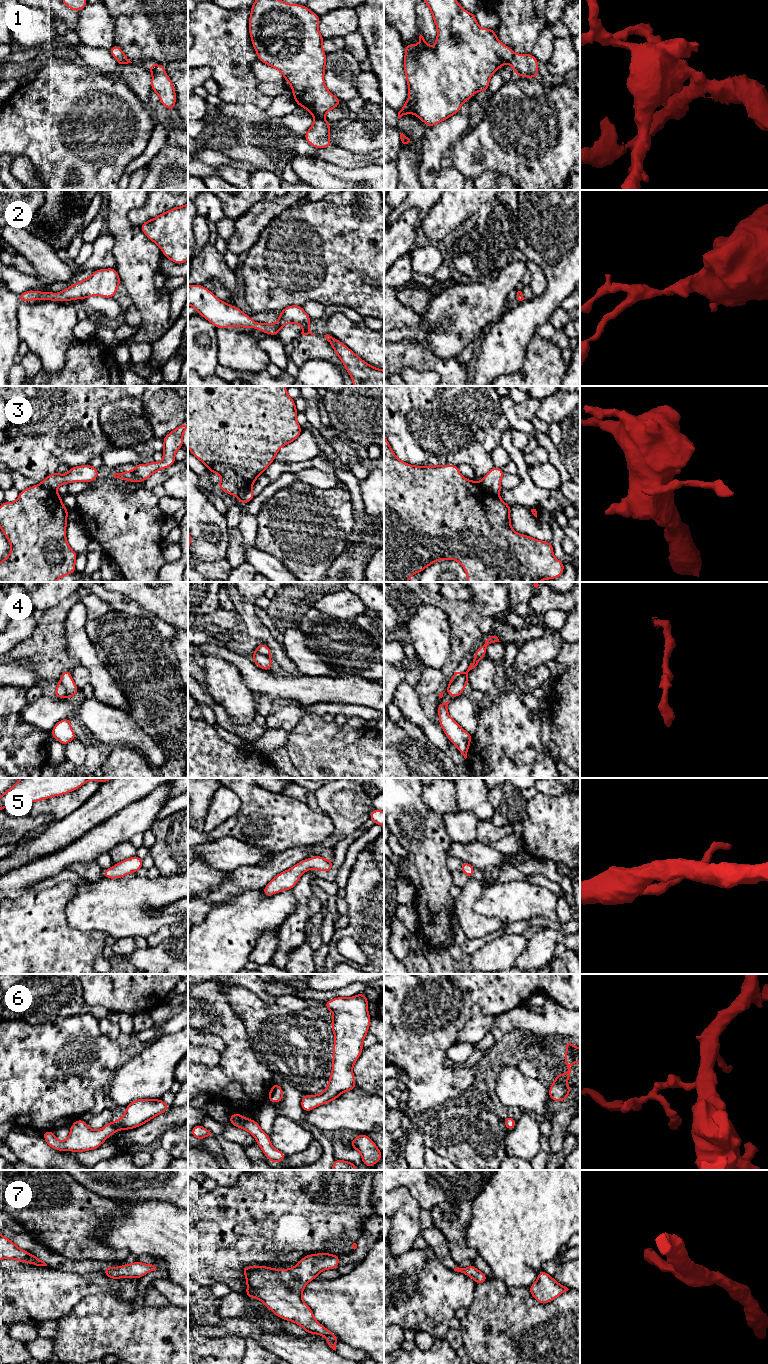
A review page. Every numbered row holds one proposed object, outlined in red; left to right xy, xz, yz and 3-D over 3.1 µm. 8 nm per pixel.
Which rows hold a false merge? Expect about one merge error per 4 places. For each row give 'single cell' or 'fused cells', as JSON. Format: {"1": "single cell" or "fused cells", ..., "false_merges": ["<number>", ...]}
{"1": "fused cells", "2": "single cell", "3": "fused cells", "4": "fused cells", "5": "single cell", "6": "single cell", "7": "single cell", "false_merges": ["1", "3", "4"]}

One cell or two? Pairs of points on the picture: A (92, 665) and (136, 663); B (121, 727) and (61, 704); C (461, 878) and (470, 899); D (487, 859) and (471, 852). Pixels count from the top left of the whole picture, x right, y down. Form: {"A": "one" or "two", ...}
{"A": "two", "B": "one", "C": "two", "D": "one"}

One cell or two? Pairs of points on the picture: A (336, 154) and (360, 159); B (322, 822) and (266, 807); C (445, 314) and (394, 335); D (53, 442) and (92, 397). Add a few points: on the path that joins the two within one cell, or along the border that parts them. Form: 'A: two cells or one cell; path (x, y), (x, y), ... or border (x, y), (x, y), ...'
A: one cell; path (342, 158), (354, 159)
B: one cell; path (308, 822), (280, 821)
C: one cell; path (435, 327), (427, 335), (407, 335)
D: one cell; path (55, 430), (81, 404)

